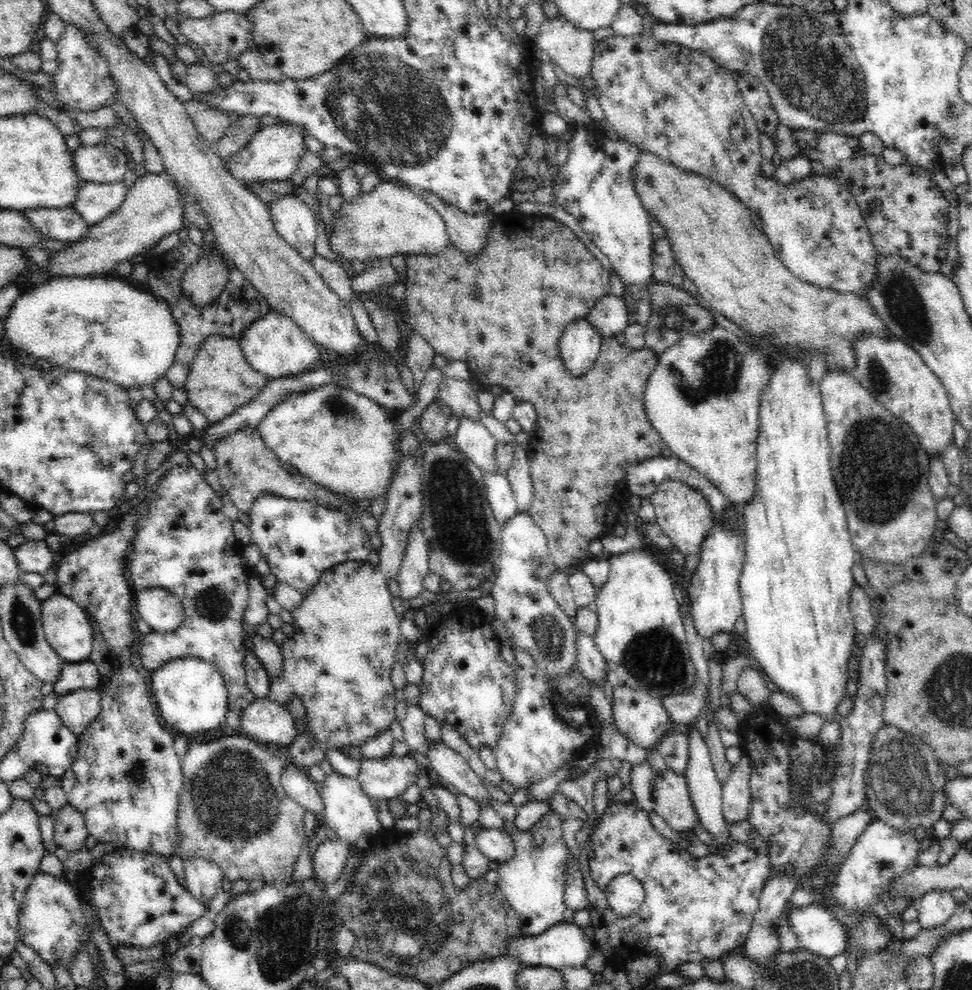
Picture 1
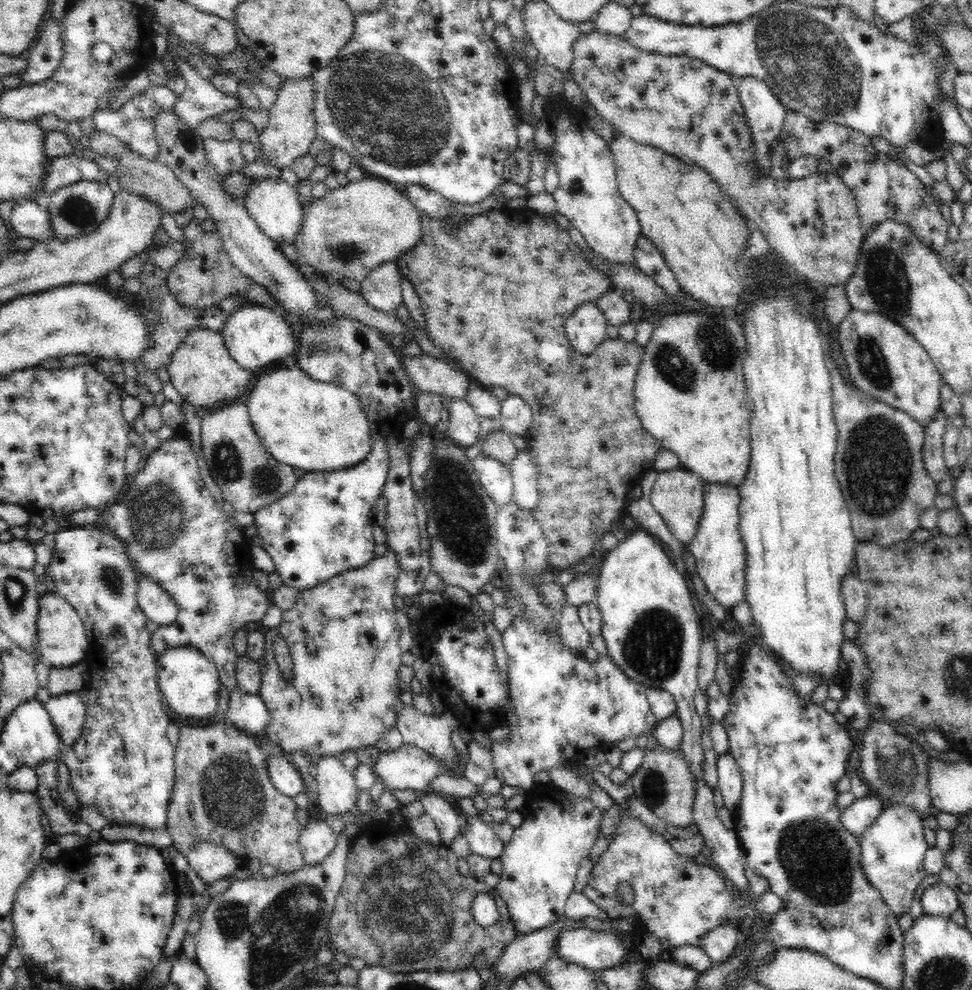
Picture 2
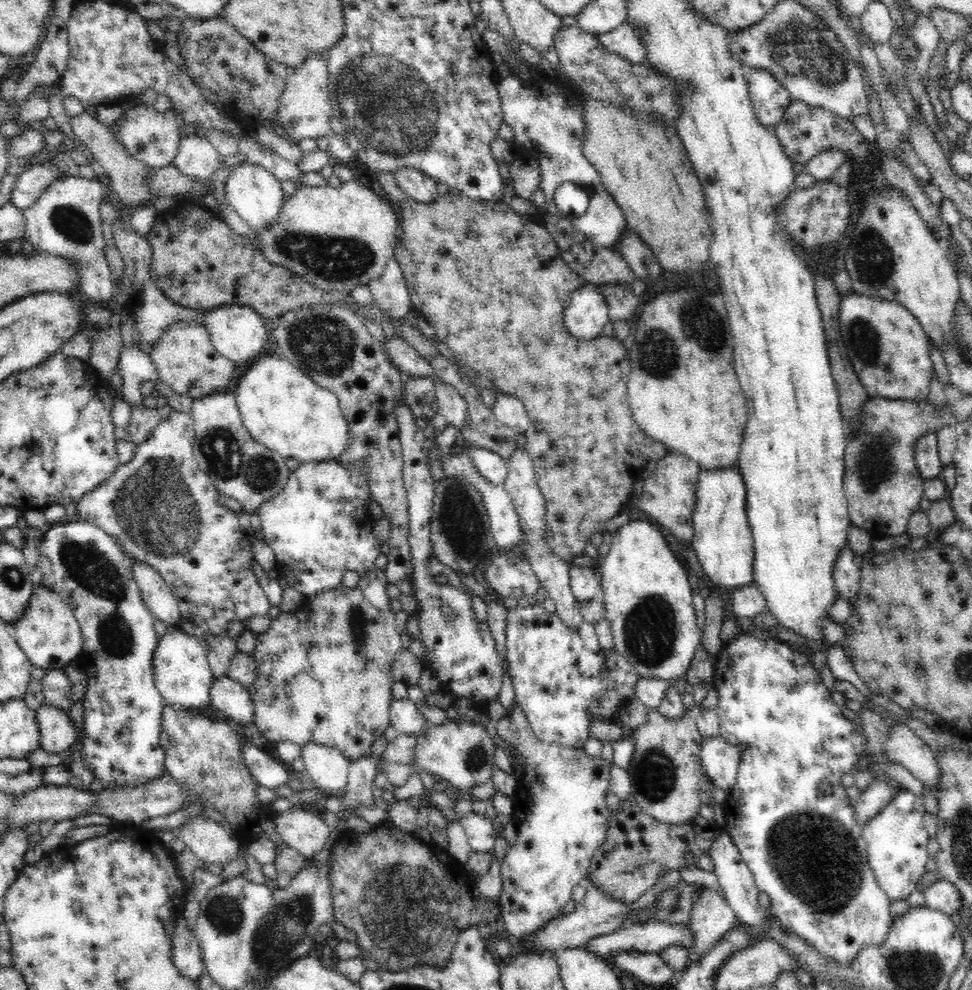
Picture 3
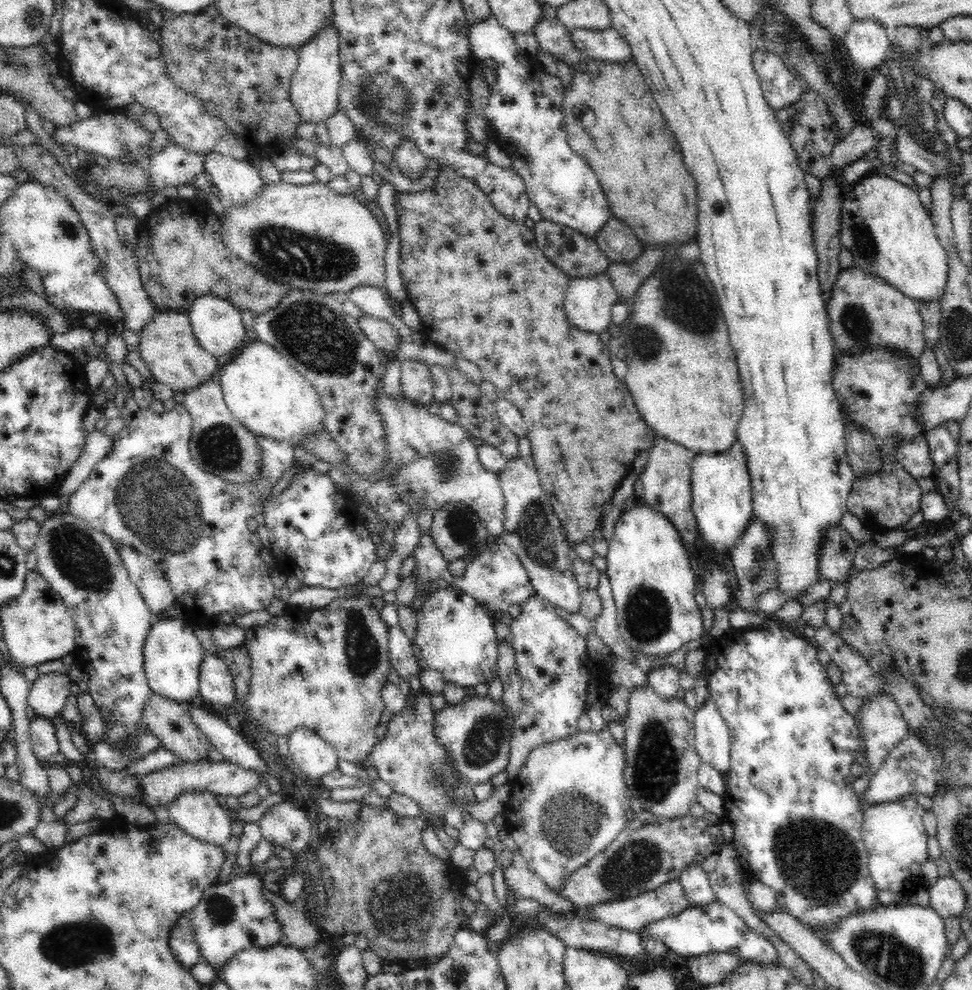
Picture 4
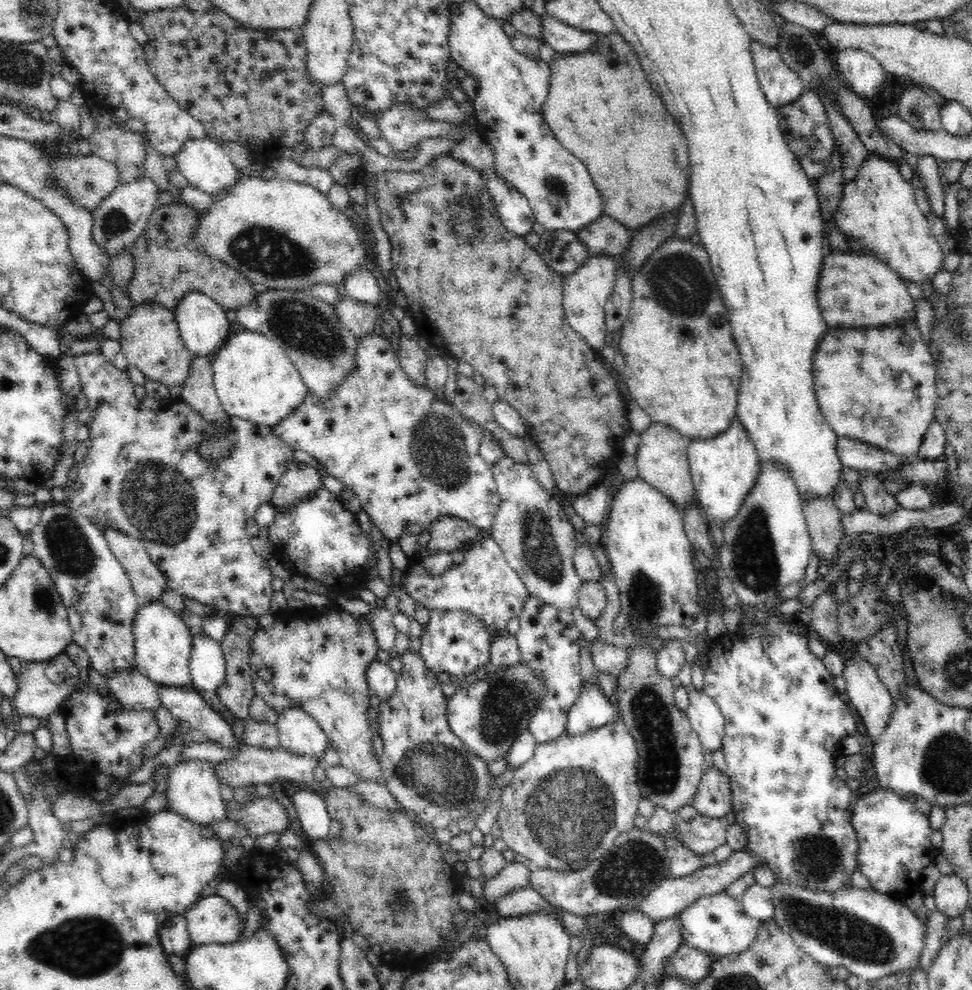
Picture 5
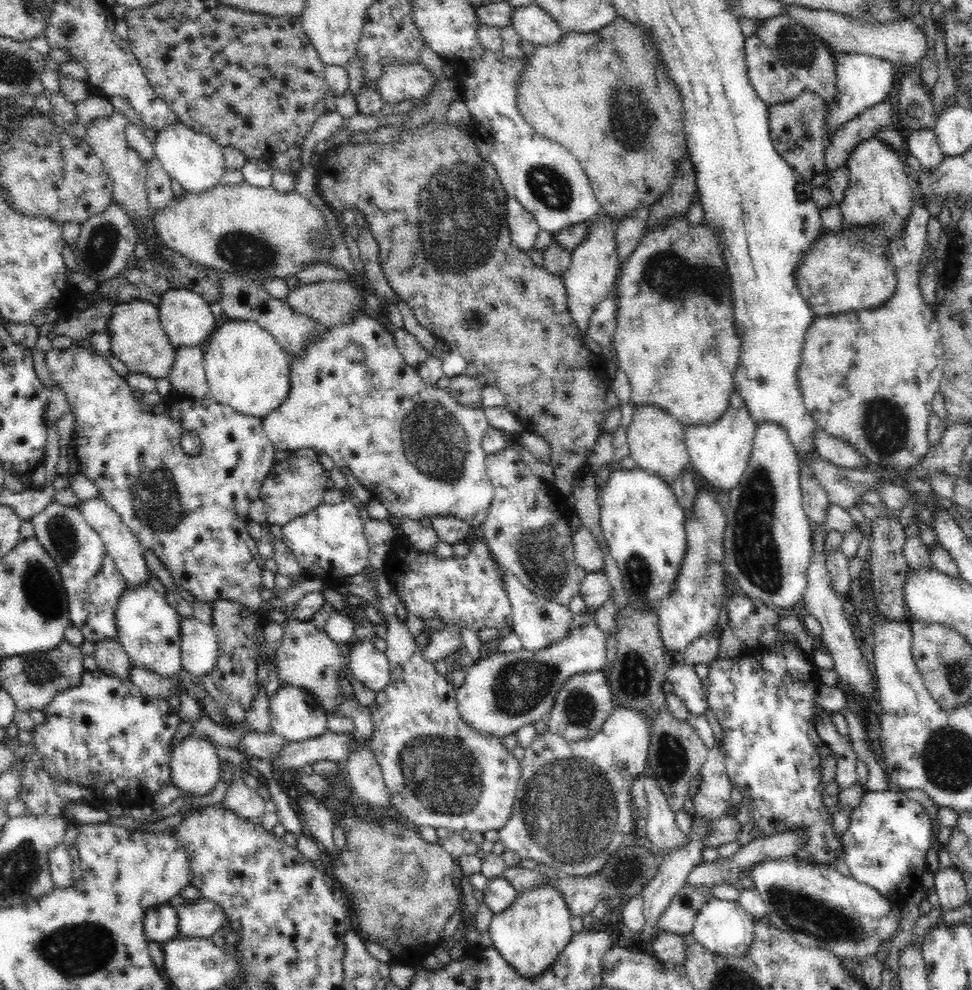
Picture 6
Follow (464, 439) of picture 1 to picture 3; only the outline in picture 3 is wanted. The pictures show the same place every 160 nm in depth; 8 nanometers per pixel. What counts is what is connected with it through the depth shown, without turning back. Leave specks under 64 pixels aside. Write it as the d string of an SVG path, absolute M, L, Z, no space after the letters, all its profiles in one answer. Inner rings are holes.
M436 378L434 381L436 400L439 404L439 413L445 416L447 424L452 424L461 431L468 420L467 404L462 395L450 384Z

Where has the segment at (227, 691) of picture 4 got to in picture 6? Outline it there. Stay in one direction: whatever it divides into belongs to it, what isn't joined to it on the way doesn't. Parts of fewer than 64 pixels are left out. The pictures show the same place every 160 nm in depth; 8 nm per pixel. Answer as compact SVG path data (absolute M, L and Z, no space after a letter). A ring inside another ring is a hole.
M194 615L181 617L179 625L183 669L201 678L215 667L219 649L217 636L210 624Z

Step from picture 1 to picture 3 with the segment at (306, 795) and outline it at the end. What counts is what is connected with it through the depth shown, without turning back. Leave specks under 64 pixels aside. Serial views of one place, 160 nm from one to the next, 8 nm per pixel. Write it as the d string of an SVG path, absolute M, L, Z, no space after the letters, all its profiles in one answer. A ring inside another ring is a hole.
M246 742L241 746L241 755L248 772L266 788L274 790L290 779L283 764L263 749Z

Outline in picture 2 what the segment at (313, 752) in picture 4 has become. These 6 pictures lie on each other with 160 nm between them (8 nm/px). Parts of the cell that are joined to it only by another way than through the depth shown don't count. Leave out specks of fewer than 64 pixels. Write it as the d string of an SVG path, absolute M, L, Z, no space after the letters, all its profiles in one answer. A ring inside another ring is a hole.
M321 756L316 766L316 796L322 806L319 810L332 816L354 812L359 789L354 783L354 774L344 767L340 756Z

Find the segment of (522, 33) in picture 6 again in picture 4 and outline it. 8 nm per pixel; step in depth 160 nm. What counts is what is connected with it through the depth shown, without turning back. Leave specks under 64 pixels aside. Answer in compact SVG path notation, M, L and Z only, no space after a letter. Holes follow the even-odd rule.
M613 27L607 30L570 29L570 37L590 60L625 63L632 60L631 48Z

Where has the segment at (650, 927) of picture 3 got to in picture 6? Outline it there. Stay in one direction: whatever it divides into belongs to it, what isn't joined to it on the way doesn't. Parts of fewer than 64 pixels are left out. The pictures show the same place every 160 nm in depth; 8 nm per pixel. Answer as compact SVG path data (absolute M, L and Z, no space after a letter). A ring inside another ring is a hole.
M712 897L706 900L704 906L700 908L695 918L692 934L696 943L702 946L707 952L723 957L740 957L750 950L751 944L755 939L754 926L758 920L745 912L737 901L720 900Z

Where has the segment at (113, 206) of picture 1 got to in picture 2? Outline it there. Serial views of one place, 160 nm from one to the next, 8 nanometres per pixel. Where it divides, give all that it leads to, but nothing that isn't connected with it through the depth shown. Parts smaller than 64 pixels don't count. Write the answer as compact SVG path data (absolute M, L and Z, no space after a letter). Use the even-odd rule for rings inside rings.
M80 180L74 184L60 187L49 195L50 202L47 211L50 213L50 231L53 240L68 241L69 239L87 236L94 232L107 216L116 194L104 181Z

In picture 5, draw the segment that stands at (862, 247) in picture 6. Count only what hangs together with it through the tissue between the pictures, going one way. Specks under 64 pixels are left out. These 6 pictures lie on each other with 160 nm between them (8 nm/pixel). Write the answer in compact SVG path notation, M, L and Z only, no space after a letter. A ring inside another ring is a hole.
M838 251L823 256L817 282L817 303L829 327L886 327L913 323L915 298L902 279L874 255Z

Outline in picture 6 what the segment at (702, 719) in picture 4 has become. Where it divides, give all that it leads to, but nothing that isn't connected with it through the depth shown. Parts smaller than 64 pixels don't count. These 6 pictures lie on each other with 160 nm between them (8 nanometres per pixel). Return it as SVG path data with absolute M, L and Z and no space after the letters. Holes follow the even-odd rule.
M675 661L665 670L665 677L672 684L672 693L684 701L690 715L705 715L709 708L707 693L693 666Z

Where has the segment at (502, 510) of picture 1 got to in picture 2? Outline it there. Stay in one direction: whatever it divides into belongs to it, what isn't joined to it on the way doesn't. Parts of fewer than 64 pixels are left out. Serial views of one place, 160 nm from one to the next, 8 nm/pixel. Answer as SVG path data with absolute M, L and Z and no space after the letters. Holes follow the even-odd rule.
M484 454L472 460L472 465L480 485L498 509L513 501L513 480L506 465Z

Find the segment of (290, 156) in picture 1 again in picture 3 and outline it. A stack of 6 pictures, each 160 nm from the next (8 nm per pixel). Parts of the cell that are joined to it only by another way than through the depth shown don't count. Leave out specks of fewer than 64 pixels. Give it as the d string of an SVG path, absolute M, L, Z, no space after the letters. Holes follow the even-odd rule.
M329 53L312 55L295 70L291 70L286 80L285 90L279 101L278 122L288 130L288 138L322 138L330 133L331 99L328 83L327 60Z

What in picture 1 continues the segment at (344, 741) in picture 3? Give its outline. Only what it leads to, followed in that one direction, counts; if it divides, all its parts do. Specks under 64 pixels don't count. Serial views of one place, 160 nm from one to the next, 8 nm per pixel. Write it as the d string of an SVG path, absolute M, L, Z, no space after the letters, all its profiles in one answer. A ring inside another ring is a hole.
M422 450L418 456L402 456L386 496L386 511L379 520L377 532L381 537L382 546L378 551L378 566L373 566L370 562L352 561L337 564L335 568L323 574L311 591L303 593L301 604L291 612L296 632L291 639L284 639L280 645L283 663L276 672L270 673L271 685L266 698L284 705L287 705L293 696L300 698L306 708L308 723L307 727L302 729L302 725L295 721L297 732L315 740L322 750L343 750L351 746L362 746L364 741L386 732L396 719L398 700L394 695L396 687L390 678L390 672L399 650L401 618L396 615L392 606L393 596L388 589L388 582L397 579L410 529L412 525L421 522L424 512L424 495L421 491L424 475Z

